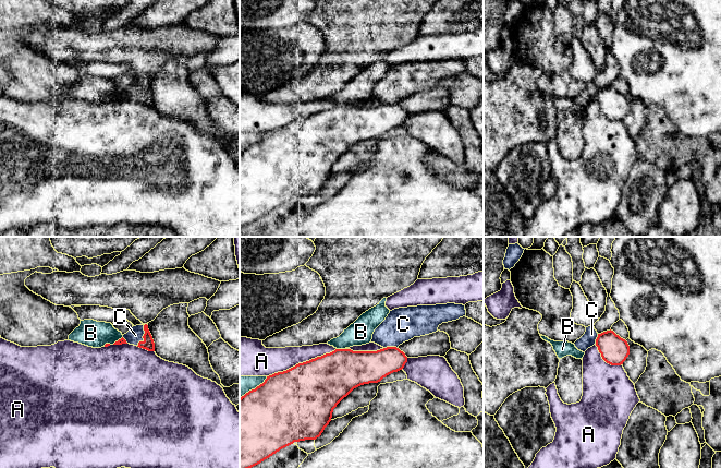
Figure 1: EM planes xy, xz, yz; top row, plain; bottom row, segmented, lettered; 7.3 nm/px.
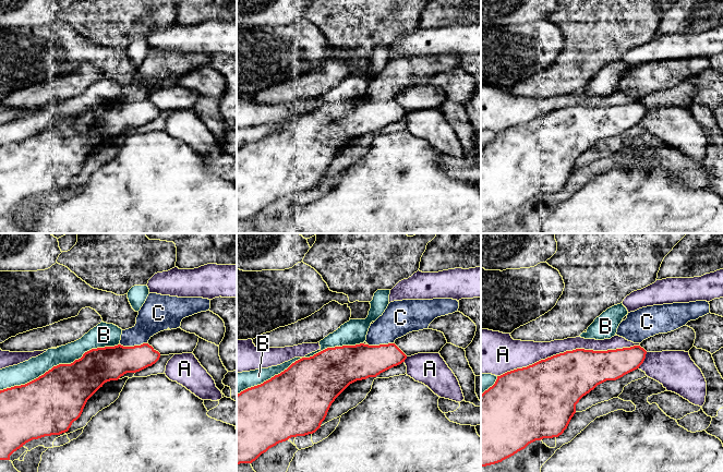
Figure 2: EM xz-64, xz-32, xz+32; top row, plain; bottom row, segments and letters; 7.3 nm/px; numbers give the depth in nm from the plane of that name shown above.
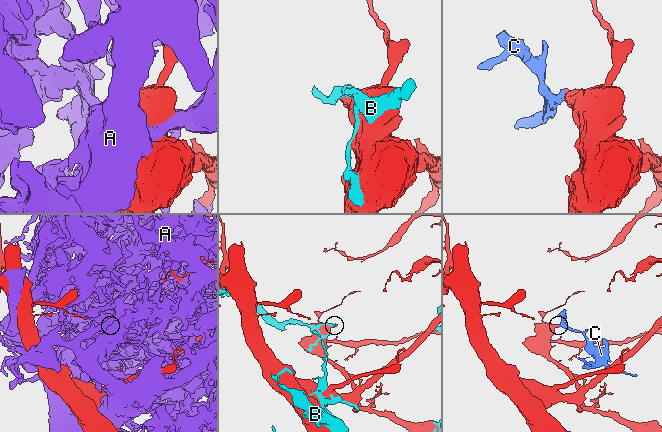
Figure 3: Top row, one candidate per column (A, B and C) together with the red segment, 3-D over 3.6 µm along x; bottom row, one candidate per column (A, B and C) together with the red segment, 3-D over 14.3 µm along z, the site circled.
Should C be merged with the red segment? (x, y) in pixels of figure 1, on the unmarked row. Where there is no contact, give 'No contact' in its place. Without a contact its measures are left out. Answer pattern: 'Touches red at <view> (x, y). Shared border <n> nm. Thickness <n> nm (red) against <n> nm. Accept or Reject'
Touches red at xy (143, 92). Shared border 170 nm. Thickness 90 nm (red) against 110 nm. Reject

